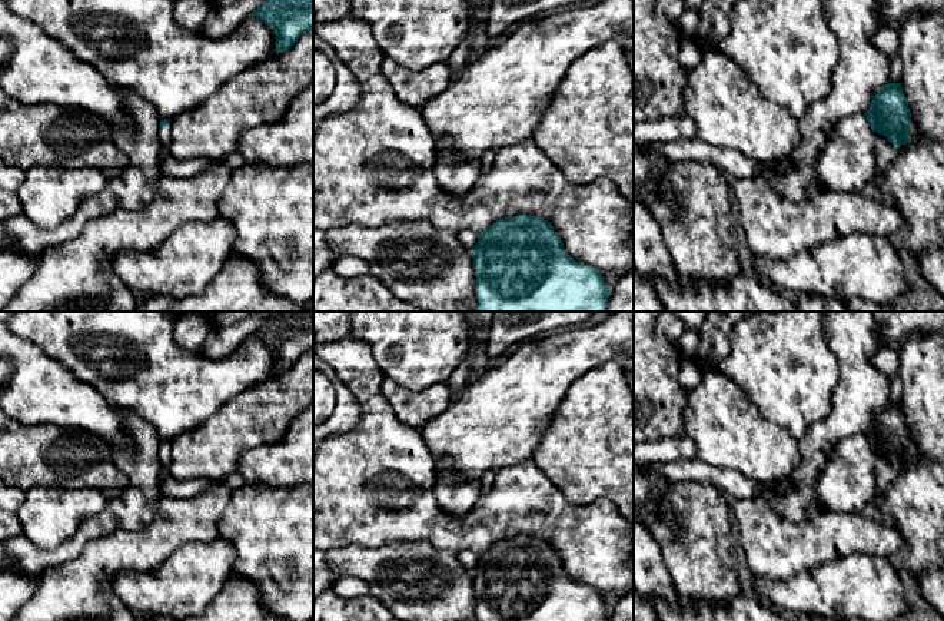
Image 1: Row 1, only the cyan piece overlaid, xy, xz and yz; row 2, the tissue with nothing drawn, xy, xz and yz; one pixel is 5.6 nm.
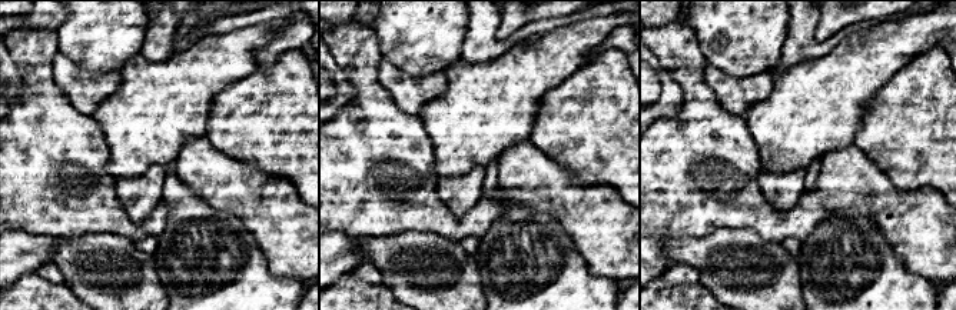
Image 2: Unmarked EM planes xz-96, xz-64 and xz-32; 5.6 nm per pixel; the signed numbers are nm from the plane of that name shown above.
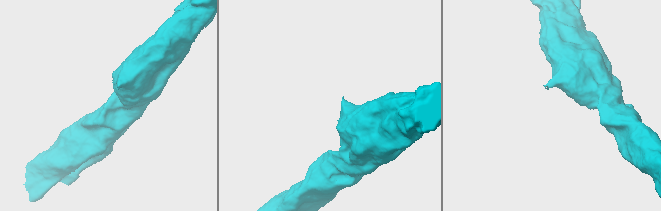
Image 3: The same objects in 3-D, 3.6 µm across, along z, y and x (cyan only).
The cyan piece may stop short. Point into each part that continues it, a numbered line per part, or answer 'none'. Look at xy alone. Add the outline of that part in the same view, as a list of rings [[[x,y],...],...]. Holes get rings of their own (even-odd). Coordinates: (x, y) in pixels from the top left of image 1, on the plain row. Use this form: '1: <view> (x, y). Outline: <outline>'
1: xy (172, 488). Outline: [[[159,445],[159,461],[162,465],[159,486],[163,497],[176,499],[192,498],[203,494],[213,484],[213,481],[207,479],[179,481],[172,478],[169,475],[170,449],[164,449],[162,445]]]

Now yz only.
none

